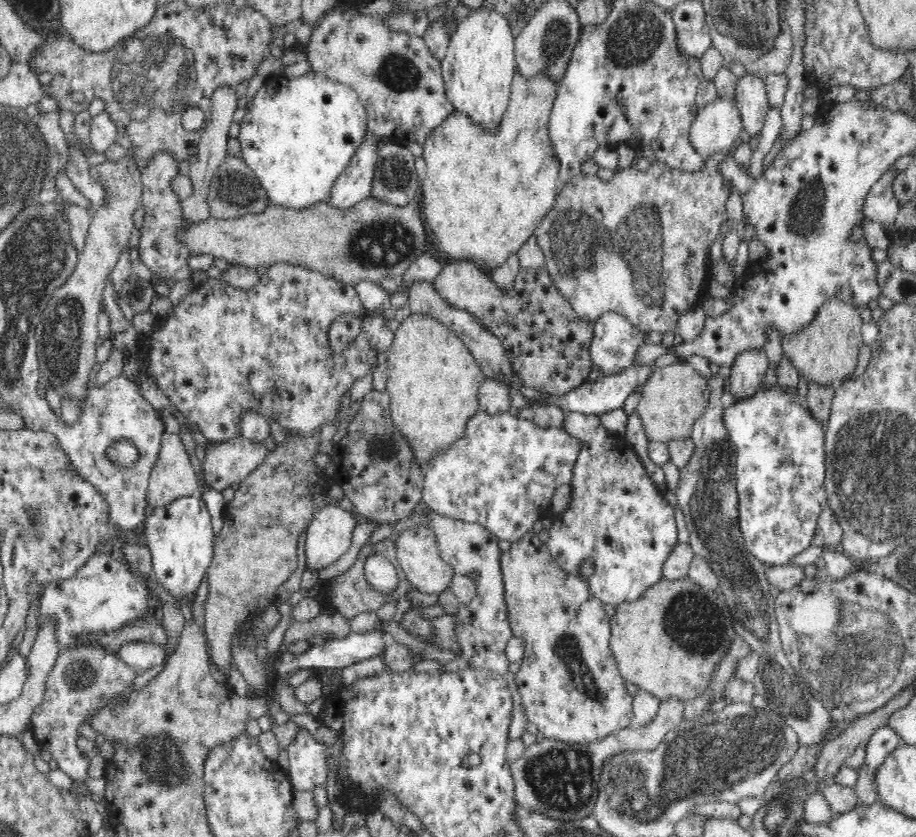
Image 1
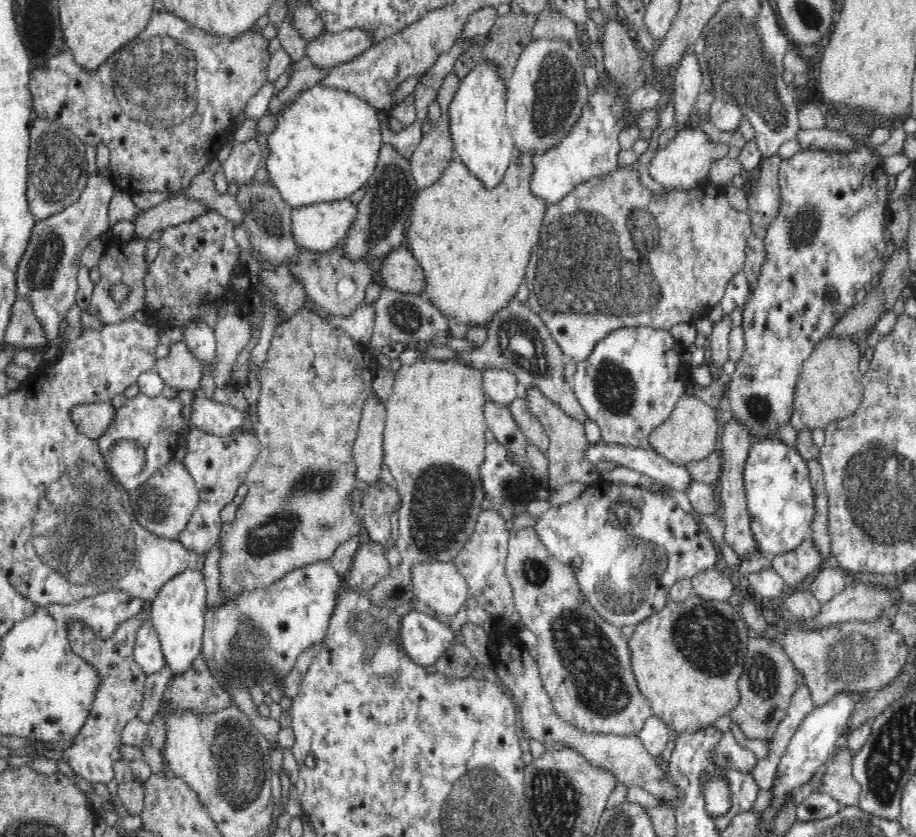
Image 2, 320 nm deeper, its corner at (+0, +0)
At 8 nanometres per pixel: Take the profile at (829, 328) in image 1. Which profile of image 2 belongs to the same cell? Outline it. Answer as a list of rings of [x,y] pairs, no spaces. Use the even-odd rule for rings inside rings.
[[[828,335],[803,362],[794,390],[794,407],[796,412],[800,414],[803,424],[811,431],[816,430],[816,428],[825,430],[826,424],[830,424],[831,421],[851,416],[862,402],[863,383],[860,371],[858,371],[858,362],[860,362],[858,343],[854,337]]]

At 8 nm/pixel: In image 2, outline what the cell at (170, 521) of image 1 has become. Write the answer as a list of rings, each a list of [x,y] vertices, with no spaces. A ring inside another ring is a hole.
[[[186,569],[171,578],[151,602],[151,622],[154,624],[165,662],[173,673],[186,672],[194,658],[201,654],[203,630],[207,612],[206,586],[202,572]]]

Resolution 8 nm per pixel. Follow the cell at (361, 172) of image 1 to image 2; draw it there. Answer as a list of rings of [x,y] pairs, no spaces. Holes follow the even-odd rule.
[[[350,198],[342,201],[315,203],[292,210],[291,229],[294,240],[301,248],[312,249],[313,252],[332,252],[347,236],[350,225],[358,215],[358,204],[354,205]]]

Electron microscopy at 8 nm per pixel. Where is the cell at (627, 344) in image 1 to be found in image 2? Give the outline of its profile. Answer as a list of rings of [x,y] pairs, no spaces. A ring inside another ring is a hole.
[[[642,325],[614,329],[600,340],[586,360],[577,363],[573,391],[587,418],[597,423],[601,438],[610,444],[626,444],[632,448],[651,448],[650,432],[662,424],[680,396],[687,394],[684,384],[692,378],[692,370],[682,363],[684,346],[666,329],[646,328]]]

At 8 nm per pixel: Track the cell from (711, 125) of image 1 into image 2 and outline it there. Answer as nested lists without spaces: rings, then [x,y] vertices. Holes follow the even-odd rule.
[[[694,125],[678,132],[664,148],[656,150],[655,155],[651,158],[648,172],[655,183],[666,188],[692,188],[694,184],[700,184],[704,176],[707,176],[712,163],[716,160],[712,158],[716,158],[714,144],[702,128]]]

